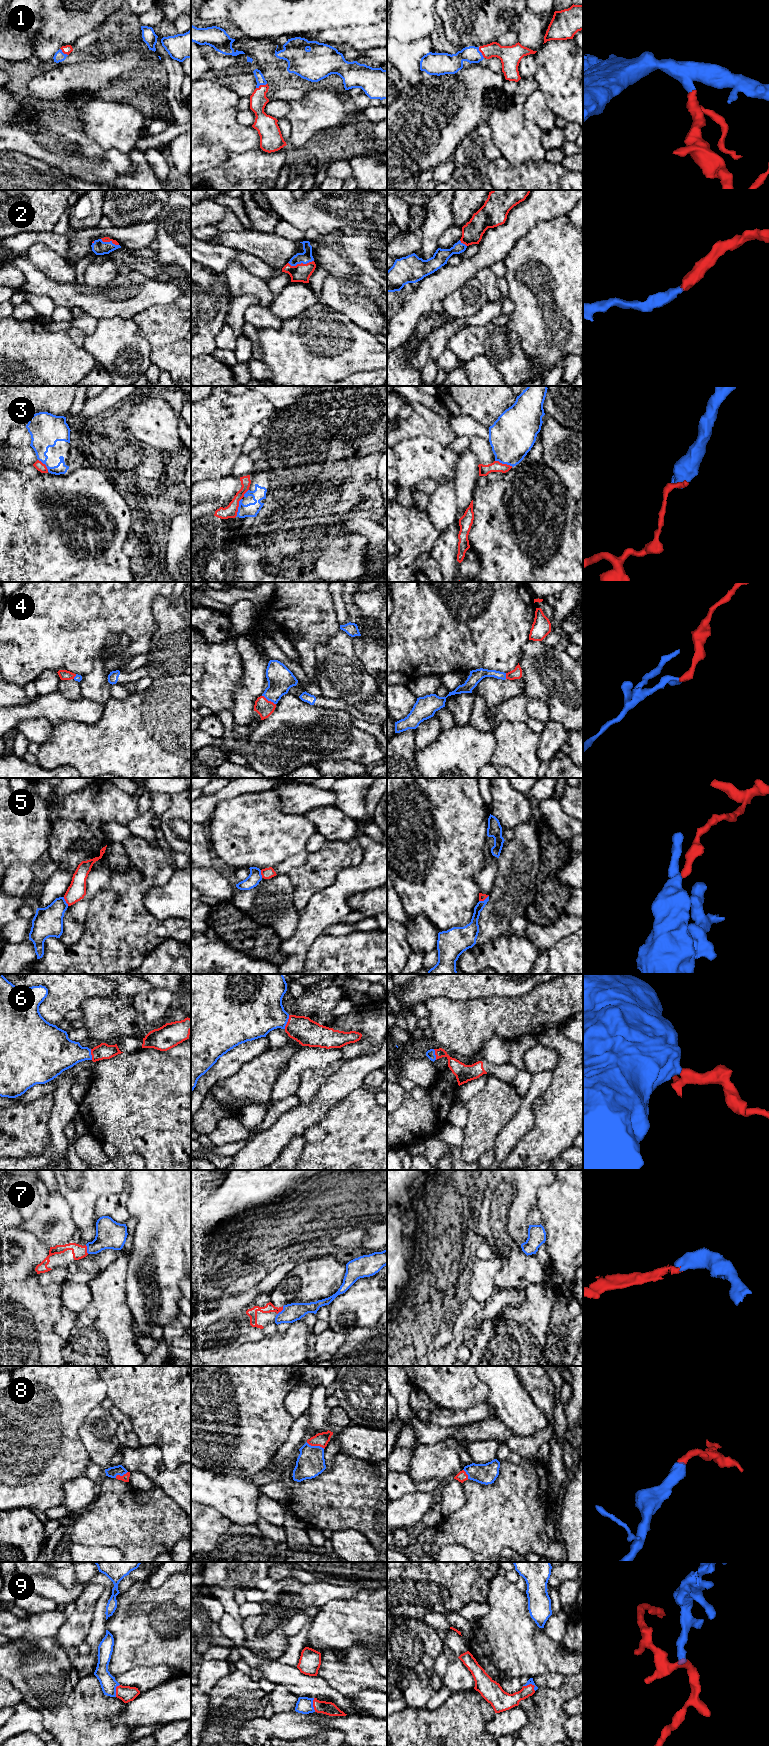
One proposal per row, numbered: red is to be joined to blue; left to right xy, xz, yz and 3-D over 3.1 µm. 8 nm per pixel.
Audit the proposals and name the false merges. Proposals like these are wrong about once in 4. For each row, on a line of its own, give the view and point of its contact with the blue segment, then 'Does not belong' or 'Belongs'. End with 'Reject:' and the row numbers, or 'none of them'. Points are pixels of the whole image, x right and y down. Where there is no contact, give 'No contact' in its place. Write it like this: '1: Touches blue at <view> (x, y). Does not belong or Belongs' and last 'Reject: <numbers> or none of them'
1: Touches blue at xz (261, 84). Belongs
2: Touches blue at xz (300, 263). Belongs
3: Touches blue at xz (238, 507). Does not belong
4: Touches blue at xz (269, 700). Belongs
5: Touches blue at xy (65, 901). Does not belong
6: Touches blue at xz (287, 1021). Belongs
7: Touches blue at xz (282, 1310). Belongs
8: Touches blue at xz (315, 1446). Belongs
9: Touches blue at yz (531, 1683). Belongs
Reject: 3, 5

